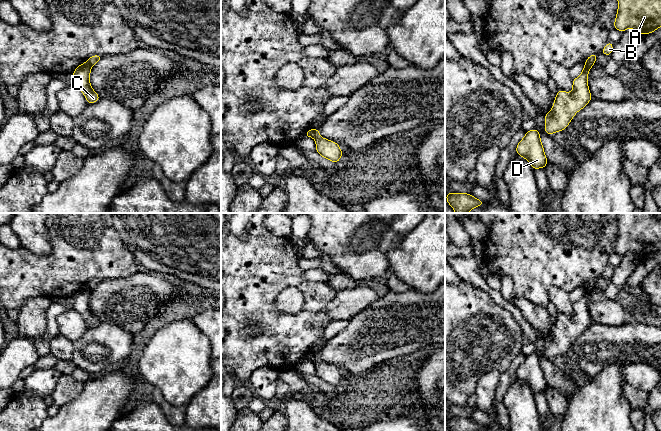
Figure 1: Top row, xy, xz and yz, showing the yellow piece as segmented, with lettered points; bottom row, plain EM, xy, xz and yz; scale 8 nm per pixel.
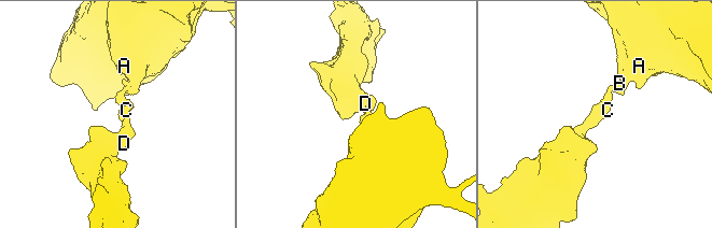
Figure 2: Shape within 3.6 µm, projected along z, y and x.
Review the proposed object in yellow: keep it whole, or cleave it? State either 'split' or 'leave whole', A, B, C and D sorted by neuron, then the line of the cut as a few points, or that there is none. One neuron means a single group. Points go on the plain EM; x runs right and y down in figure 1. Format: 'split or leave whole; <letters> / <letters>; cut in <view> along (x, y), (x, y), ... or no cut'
split; A B / C D; cut in yz along (585, 286), (593, 288)

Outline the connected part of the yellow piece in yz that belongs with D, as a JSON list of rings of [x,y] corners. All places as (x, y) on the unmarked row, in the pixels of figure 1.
[[[537,353],[526,356],[516,371],[516,377],[527,383],[534,394],[545,392],[548,387]]]

